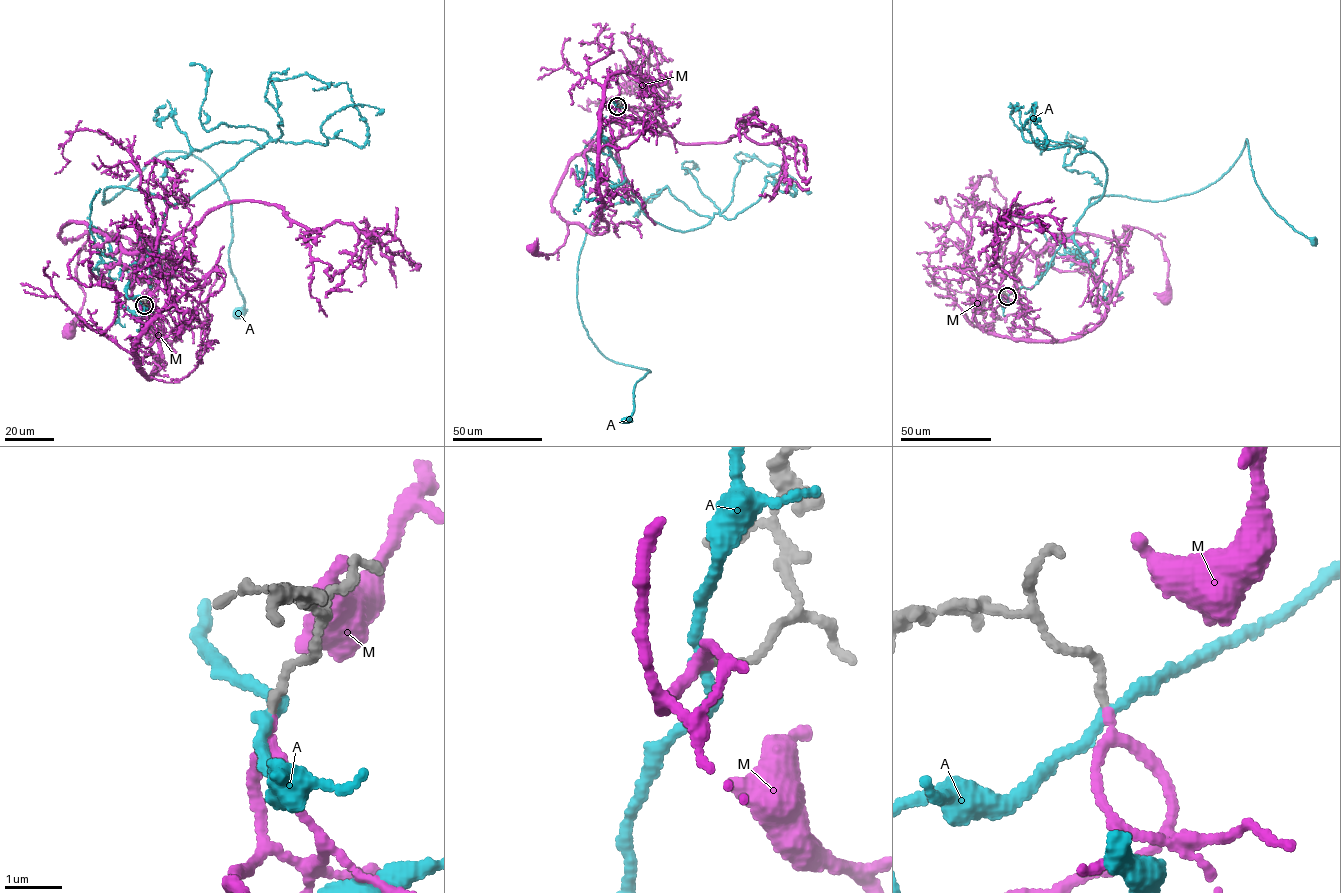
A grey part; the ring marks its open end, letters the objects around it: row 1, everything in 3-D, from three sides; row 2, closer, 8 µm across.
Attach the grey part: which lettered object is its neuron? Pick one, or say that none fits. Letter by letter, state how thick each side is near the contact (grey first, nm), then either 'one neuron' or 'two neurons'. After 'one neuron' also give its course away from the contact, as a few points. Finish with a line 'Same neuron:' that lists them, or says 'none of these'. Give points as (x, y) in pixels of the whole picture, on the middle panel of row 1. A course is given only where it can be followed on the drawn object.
A: calibres 130 and 200 nm; two neurons
M: calibres 130 and 150 nm; one neuron; course (617, 106), (620, 71), (599, 118), (608, 228), (568, 223), (548, 257), (533, 248)
Same neuron: M

